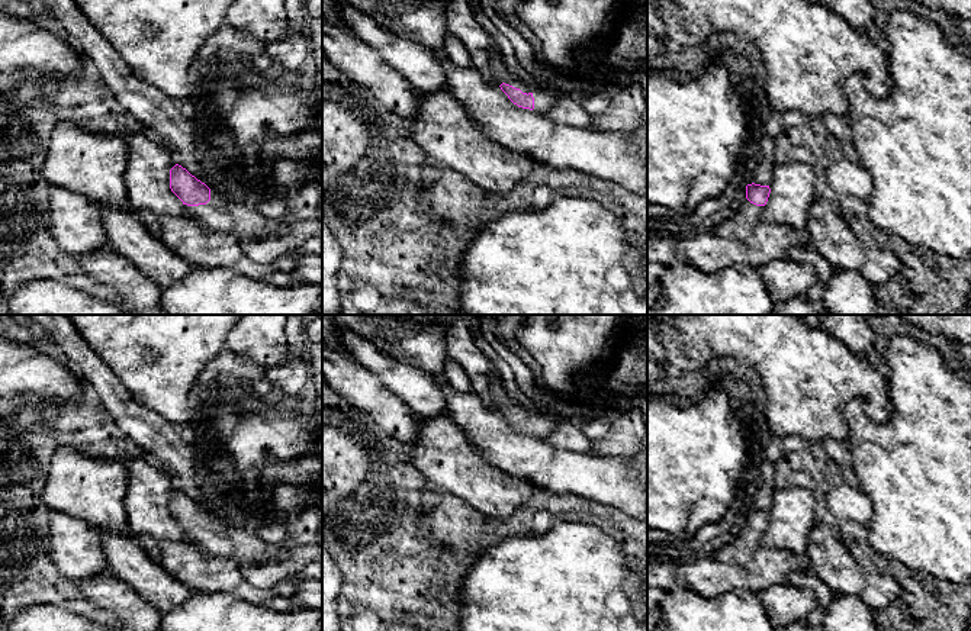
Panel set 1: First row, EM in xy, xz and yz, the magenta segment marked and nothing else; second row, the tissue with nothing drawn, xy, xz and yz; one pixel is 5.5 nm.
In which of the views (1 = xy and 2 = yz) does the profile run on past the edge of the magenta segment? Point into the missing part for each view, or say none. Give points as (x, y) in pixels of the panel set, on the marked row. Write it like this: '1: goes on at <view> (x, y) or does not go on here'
1: goes on at xy (221, 215)
2: goes on at yz (743, 216)

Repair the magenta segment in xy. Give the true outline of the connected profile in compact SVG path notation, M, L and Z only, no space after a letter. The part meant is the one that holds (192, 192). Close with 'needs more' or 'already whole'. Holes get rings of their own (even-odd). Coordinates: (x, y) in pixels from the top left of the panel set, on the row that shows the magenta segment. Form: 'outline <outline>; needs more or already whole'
outline M179 164L170 170L170 189L183 202L187 218L210 234L241 241L247 236L271 235L283 228L282 220L263 216L255 203L235 202L210 190Z; needs more

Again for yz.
outline M747 184L745 196L732 207L730 215L713 231L727 239L747 239L753 228L761 222L761 212L768 202L769 186Z; needs more

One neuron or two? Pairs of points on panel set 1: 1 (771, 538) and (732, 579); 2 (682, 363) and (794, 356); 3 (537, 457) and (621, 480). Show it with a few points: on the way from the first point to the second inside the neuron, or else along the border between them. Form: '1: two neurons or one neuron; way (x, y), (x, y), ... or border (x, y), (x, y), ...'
1: two neurons; border (761, 546), (791, 550), (797, 554)
2: one neuron; way (710, 345), (767, 345)
3: one neuron; way (558, 470), (601, 479)

